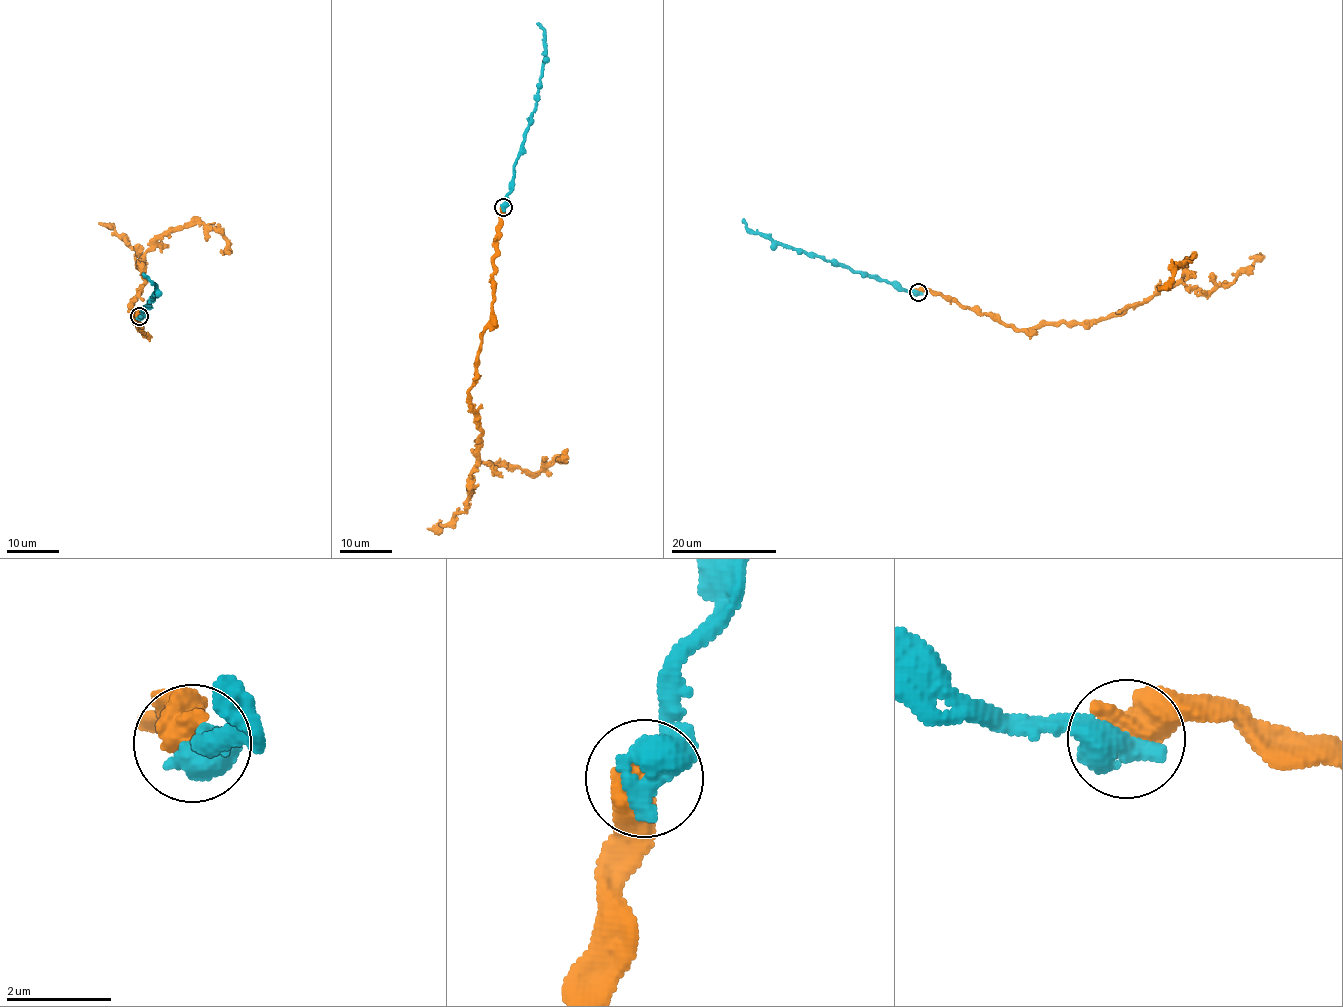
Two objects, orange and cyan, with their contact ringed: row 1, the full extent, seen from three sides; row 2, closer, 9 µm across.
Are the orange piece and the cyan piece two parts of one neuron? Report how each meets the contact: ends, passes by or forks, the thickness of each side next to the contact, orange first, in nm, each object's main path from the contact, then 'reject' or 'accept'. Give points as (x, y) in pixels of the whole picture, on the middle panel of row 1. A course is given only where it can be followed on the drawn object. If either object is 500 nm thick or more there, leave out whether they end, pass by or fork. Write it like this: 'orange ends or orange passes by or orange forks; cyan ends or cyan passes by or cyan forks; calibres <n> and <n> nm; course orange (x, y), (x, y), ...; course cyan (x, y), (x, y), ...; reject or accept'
calibres 700 and 750 nm; course orange (504, 206), (490, 326), (469, 391), (482, 433), (479, 460), (540, 473), (568, 449); course cyan (504, 207), (511, 189), (514, 164), (534, 110), (544, 56), (544, 32), (538, 24); reject

